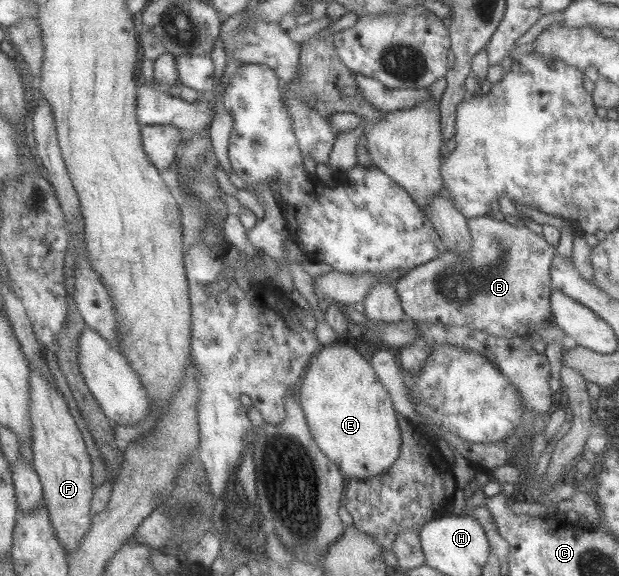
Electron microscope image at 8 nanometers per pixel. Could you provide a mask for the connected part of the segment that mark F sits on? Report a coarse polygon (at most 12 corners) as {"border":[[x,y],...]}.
{"border":[[32,364],[35,470],[68,555],[95,513],[93,464],[63,394]]}

